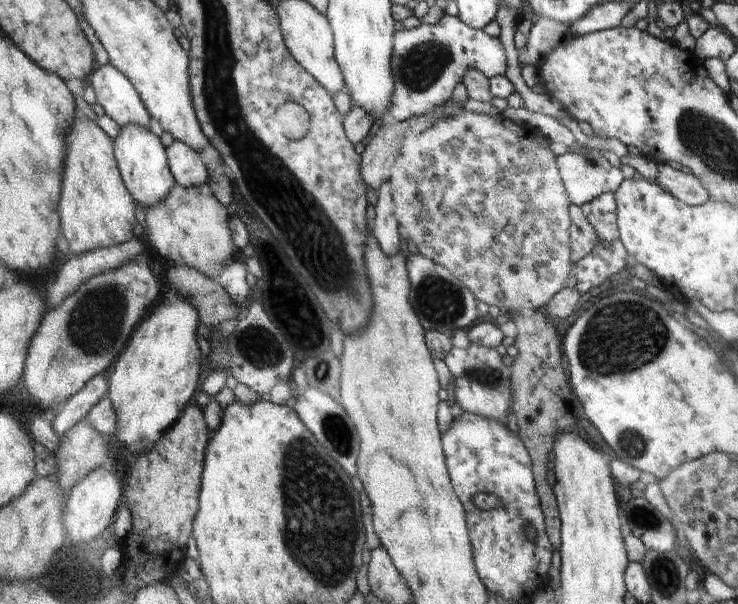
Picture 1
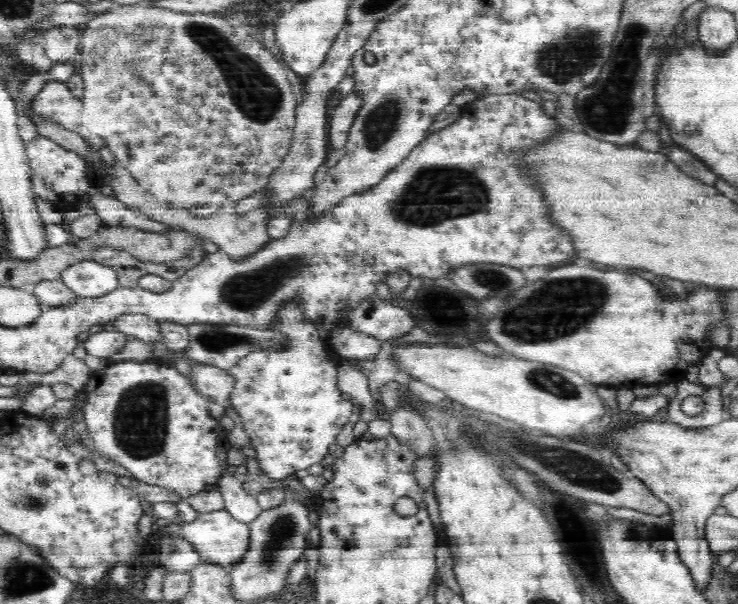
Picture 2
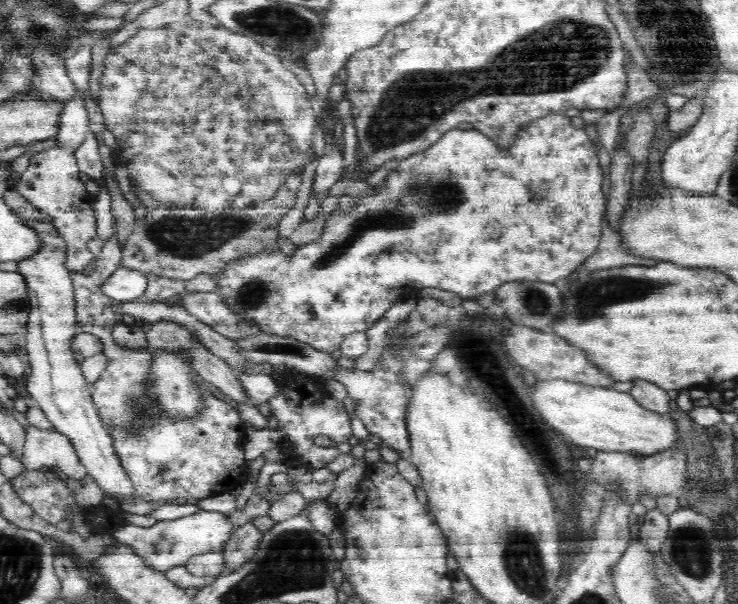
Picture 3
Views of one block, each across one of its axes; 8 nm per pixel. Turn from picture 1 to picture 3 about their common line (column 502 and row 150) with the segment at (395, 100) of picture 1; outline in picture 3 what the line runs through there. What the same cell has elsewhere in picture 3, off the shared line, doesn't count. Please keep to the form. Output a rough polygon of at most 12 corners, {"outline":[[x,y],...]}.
{"outline":[[77,95],[56,145],[30,158],[16,190],[67,244],[70,273],[95,261],[95,200],[75,152],[88,132]]}

